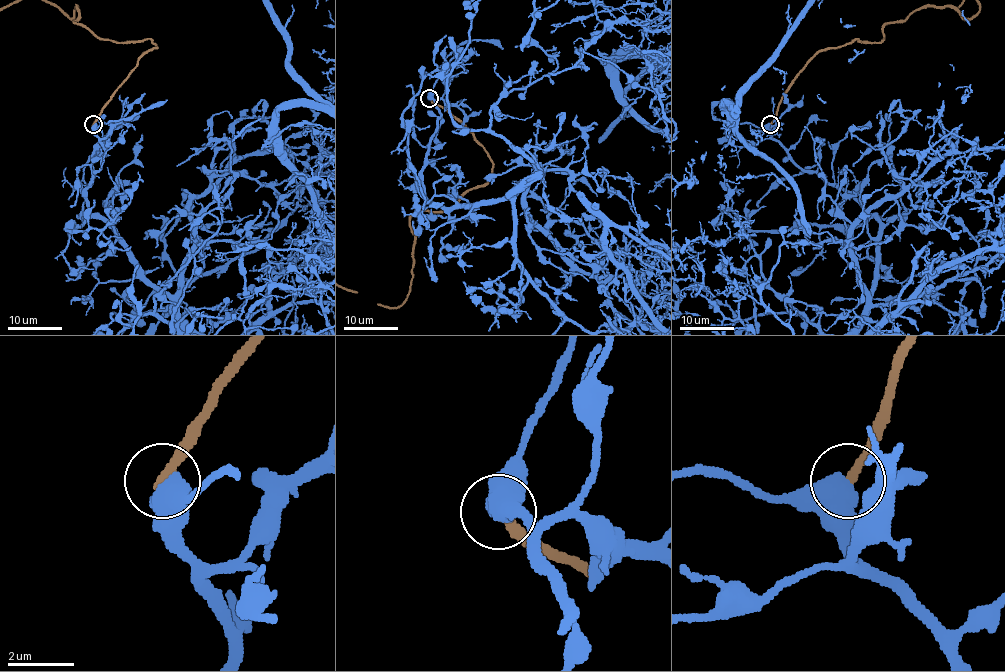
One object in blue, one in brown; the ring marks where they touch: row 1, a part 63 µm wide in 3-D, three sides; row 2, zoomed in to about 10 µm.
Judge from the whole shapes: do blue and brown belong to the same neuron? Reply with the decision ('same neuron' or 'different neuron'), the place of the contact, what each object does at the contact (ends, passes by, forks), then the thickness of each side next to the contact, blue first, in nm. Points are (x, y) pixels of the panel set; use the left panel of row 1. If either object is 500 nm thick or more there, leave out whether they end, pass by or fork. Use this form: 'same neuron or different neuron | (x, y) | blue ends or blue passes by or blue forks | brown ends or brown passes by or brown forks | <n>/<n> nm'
different neuron | (93, 124) | 750/280 nm

